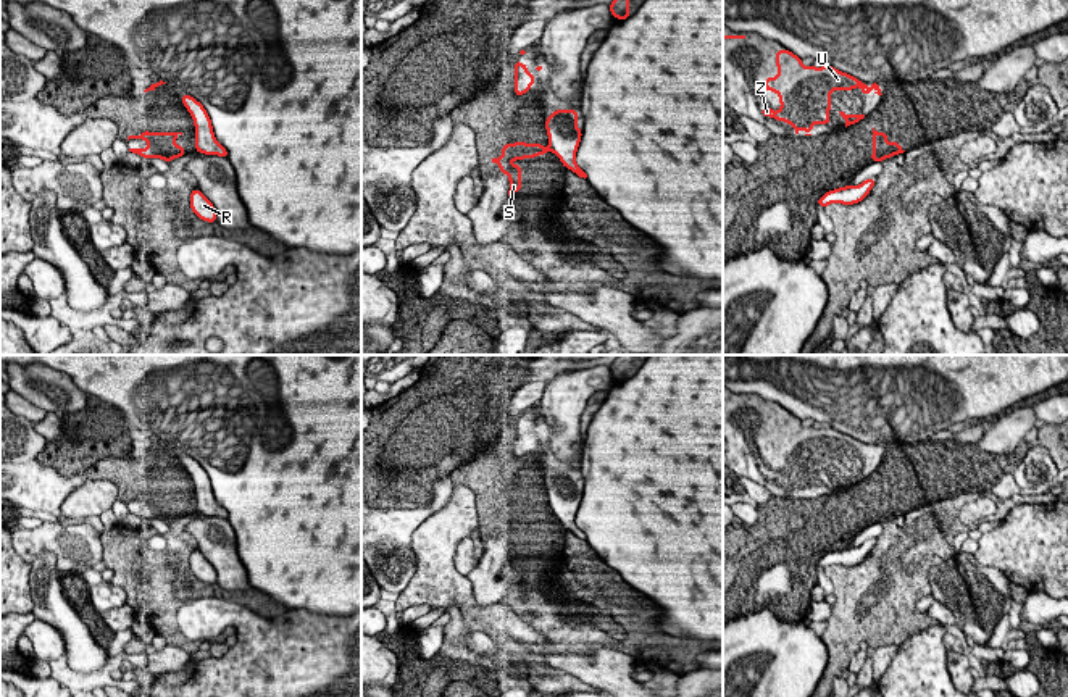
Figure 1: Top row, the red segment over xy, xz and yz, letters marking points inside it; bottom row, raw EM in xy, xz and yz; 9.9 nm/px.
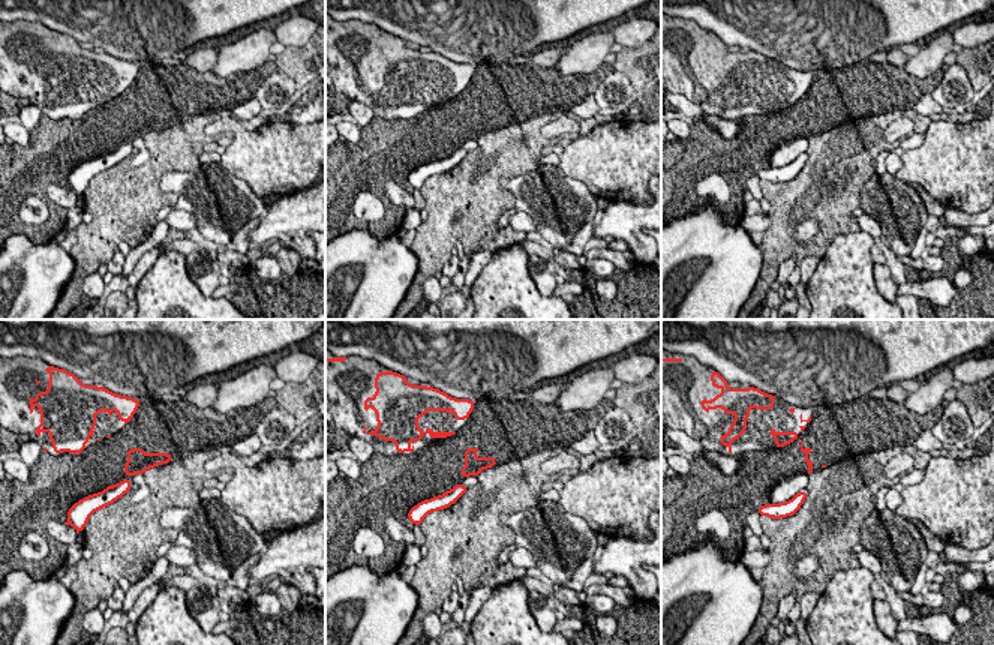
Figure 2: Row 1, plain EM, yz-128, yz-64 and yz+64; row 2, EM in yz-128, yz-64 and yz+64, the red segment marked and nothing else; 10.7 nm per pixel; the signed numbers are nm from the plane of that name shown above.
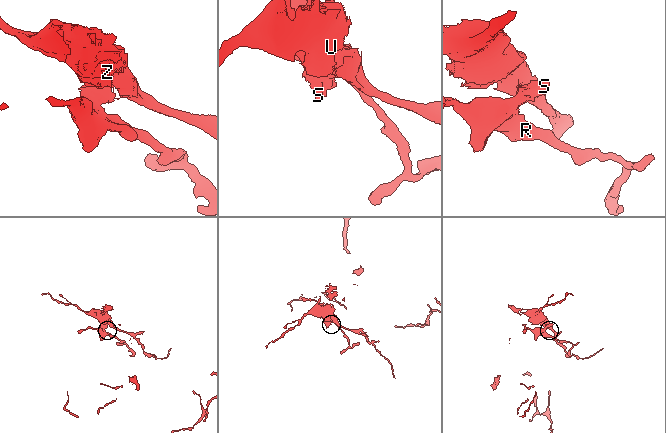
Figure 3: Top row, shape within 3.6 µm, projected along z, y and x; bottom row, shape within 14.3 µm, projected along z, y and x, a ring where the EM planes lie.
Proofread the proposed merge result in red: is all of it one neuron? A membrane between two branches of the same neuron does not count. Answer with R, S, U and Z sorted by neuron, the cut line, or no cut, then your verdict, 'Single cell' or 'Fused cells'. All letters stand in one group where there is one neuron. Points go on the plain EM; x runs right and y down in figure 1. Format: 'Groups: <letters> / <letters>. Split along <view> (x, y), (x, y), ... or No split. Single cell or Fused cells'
Groups: R S U Z. No split. Single cell

